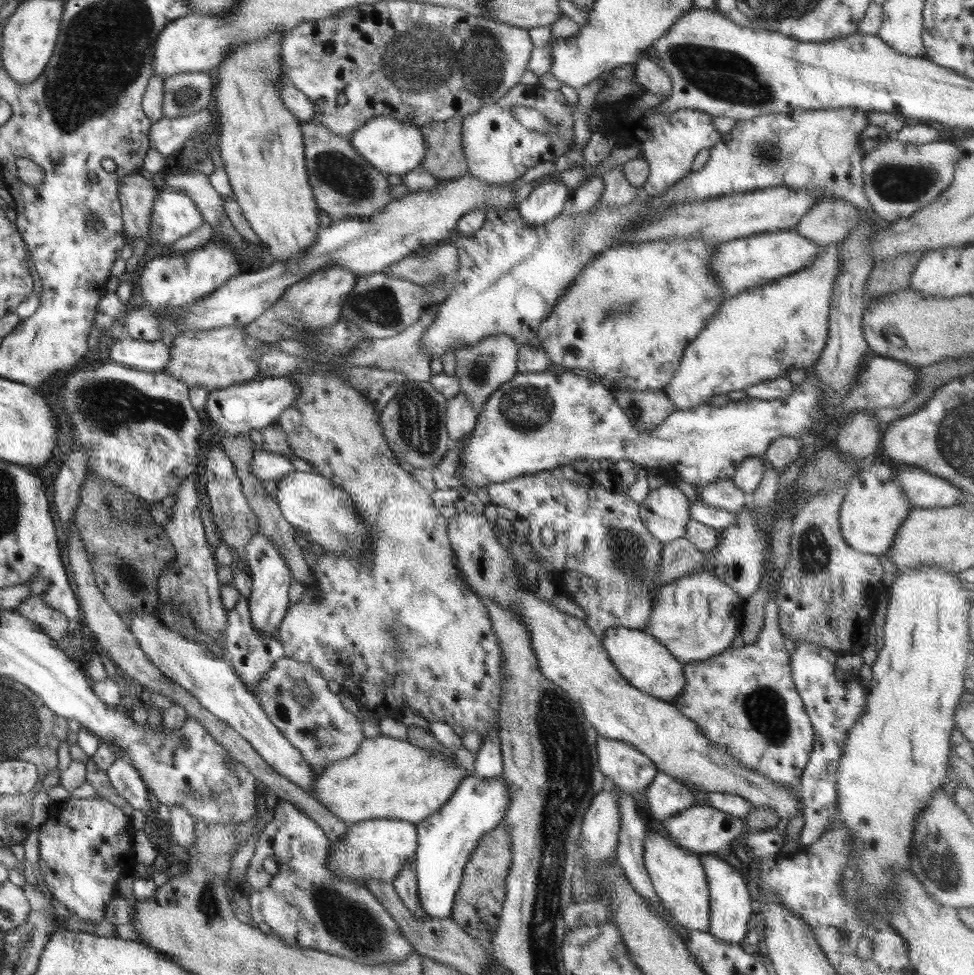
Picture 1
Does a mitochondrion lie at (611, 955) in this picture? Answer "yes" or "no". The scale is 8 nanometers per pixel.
yes

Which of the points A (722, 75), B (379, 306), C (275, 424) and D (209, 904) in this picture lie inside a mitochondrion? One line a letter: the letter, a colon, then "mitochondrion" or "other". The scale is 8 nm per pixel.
A: mitochondrion
B: mitochondrion
C: other
D: mitochondrion

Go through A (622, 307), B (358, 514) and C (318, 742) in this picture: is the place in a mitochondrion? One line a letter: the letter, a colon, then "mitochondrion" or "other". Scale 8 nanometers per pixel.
A: mitochondrion
B: other
C: mitochondrion

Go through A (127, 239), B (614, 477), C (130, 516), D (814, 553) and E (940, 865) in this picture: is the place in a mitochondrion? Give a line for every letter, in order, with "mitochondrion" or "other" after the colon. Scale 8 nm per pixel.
A: other
B: other
C: mitochondrion
D: mitochondrion
E: mitochondrion

